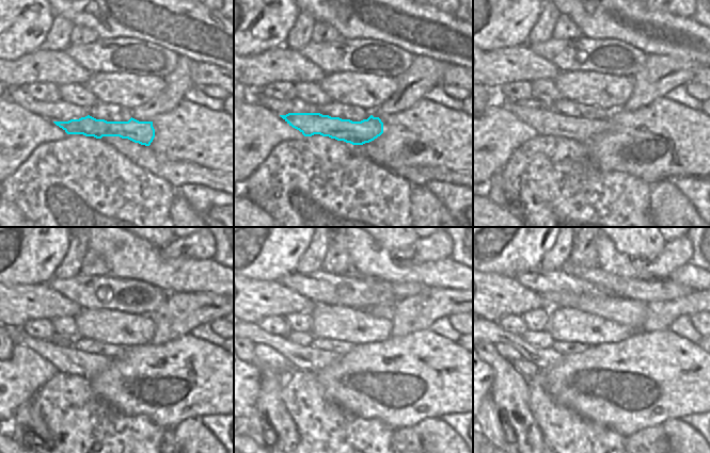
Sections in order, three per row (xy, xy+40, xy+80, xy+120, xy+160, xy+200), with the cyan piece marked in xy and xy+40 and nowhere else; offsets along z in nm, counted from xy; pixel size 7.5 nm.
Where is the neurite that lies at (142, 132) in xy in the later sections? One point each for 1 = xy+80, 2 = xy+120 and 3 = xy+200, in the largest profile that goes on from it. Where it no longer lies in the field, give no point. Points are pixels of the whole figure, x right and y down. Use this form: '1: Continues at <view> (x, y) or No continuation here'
1: Continues at xy+80 (547, 122)
2: Continues at xy+120 (67, 359)
3: Continues at xy+200 (543, 358)

